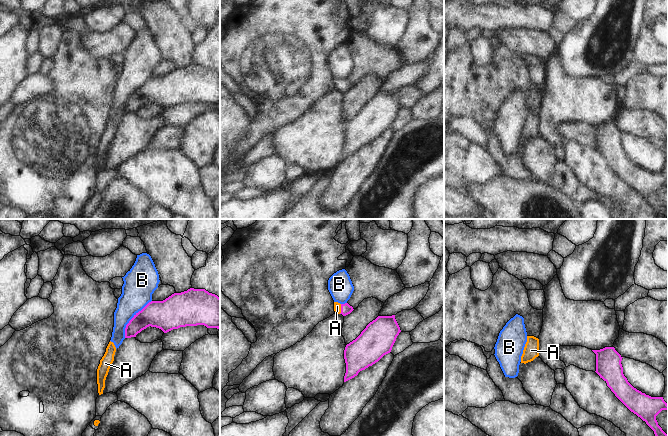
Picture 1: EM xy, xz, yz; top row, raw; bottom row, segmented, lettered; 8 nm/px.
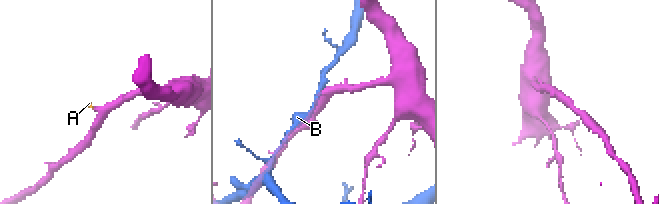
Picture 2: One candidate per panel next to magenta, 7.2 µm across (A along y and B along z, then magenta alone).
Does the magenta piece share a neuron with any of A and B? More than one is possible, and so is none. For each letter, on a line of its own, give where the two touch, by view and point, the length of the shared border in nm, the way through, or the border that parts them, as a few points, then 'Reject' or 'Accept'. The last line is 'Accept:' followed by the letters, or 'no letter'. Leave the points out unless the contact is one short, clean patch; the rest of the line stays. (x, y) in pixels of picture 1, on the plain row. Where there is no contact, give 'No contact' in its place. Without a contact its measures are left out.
A: Touches magenta at xz (341, 85). Shared border 80 nm. Path across: xz (346, 85), (341, 85), (337, 82). Accept
B: Touches magenta at xy (132, 94). Shared border 380 nm. Boundary: xy (151, 76), (126, 101), (124, 113). Reject
Accept: A.

